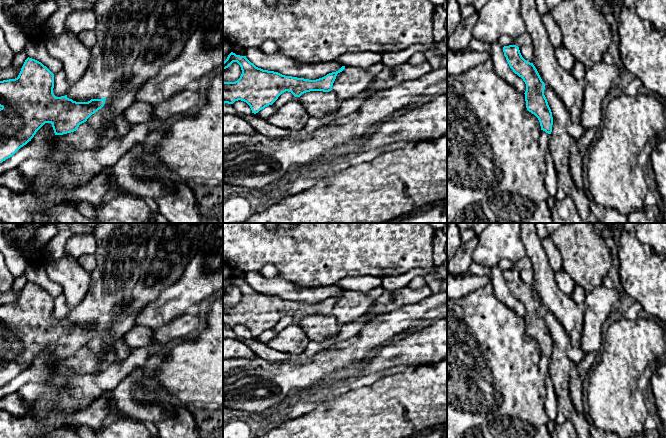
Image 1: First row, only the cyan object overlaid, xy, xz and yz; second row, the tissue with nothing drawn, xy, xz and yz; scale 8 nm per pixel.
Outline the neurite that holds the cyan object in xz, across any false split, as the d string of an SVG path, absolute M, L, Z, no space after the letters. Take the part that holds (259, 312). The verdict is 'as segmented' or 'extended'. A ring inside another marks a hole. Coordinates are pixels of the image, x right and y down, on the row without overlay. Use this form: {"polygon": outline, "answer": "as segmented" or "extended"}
{"polygon": "M233 276L223 286L223 293L228 292L233 286L240 289L242 298L235 306L223 305L223 328L233 328L241 324L256 338L288 315L299 322L311 341L323 342L336 335L342 327L331 314L337 298L342 296L345 290L322 302L309 304L263 294L251 287L246 280Z", "answer": "extended"}

